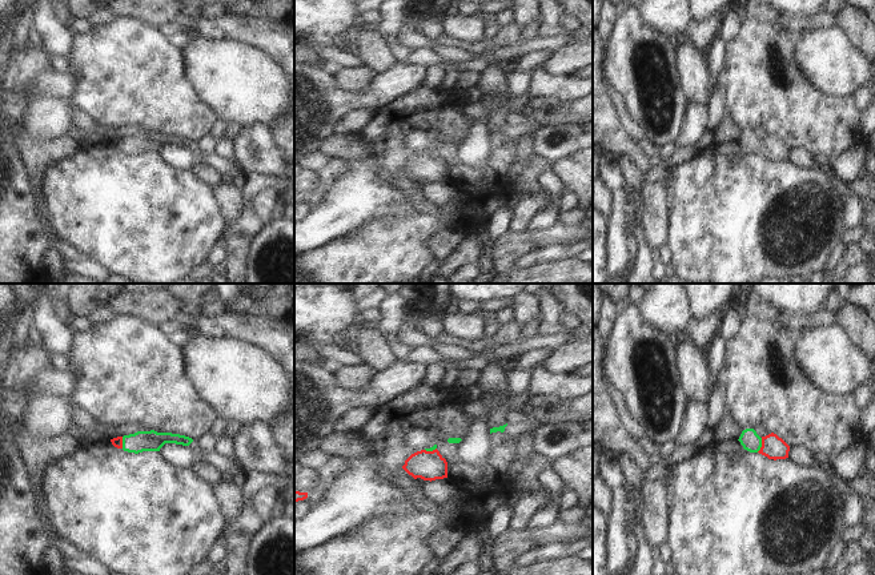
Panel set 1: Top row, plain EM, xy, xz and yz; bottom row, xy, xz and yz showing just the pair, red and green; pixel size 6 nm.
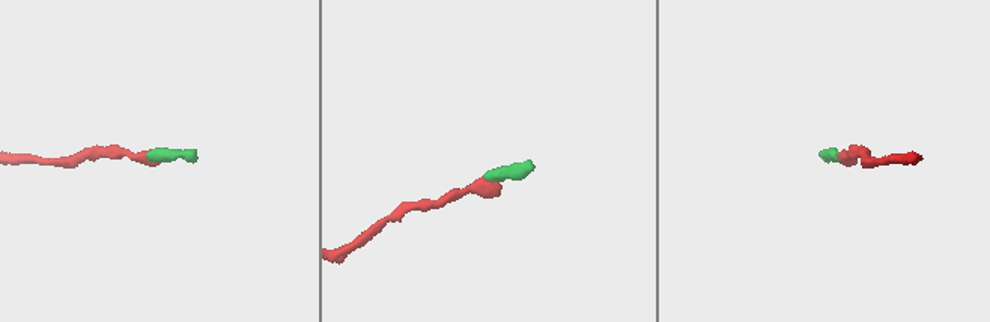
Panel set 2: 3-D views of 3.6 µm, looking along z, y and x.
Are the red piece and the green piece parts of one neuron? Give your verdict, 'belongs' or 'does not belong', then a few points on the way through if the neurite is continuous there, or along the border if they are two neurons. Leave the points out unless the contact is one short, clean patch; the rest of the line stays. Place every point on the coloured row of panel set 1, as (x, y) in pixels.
belongs; runs through yz (774, 447), (762, 445), (749, 438)

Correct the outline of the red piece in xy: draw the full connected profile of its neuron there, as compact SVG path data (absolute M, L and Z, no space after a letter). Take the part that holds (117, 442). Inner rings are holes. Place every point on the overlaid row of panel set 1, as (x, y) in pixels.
M150 430L150 431L137 431L135 434L117 437L111 439L111 442L117 449L139 454L143 451L160 451L160 449L165 443L189 446L193 442L193 439L180 434L157 433L154 430Z

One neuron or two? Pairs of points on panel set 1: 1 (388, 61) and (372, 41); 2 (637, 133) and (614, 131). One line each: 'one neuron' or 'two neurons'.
1: one neuron
2: two neurons

